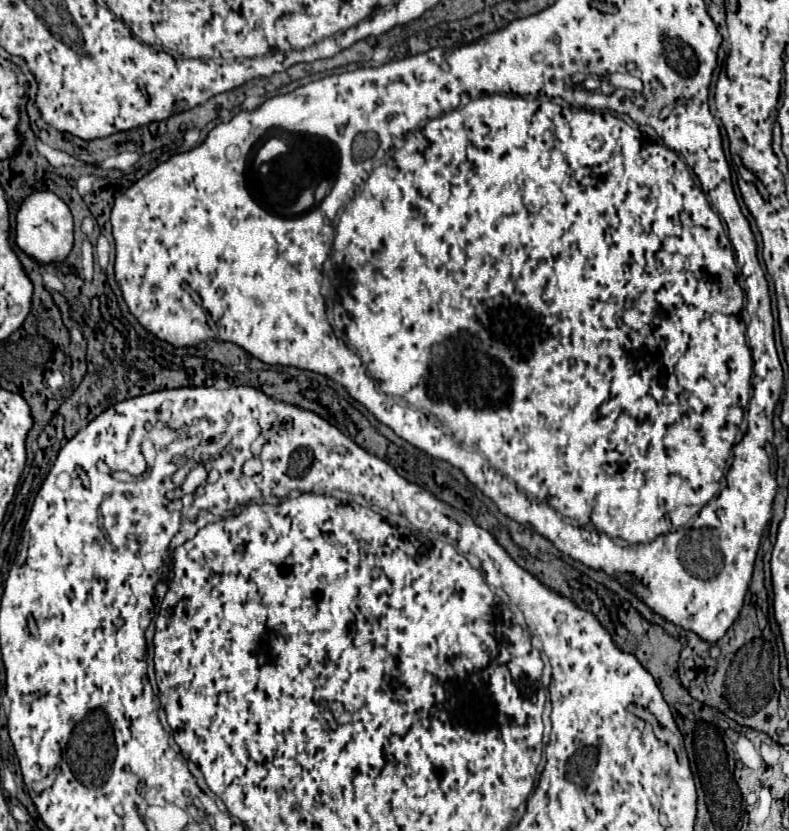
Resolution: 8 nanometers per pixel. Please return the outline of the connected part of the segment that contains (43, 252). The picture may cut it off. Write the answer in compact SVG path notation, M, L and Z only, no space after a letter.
M43 191L43 198L25 199L17 213L17 244L21 250L43 264L67 258L73 248L73 216L67 204L49 191Z

